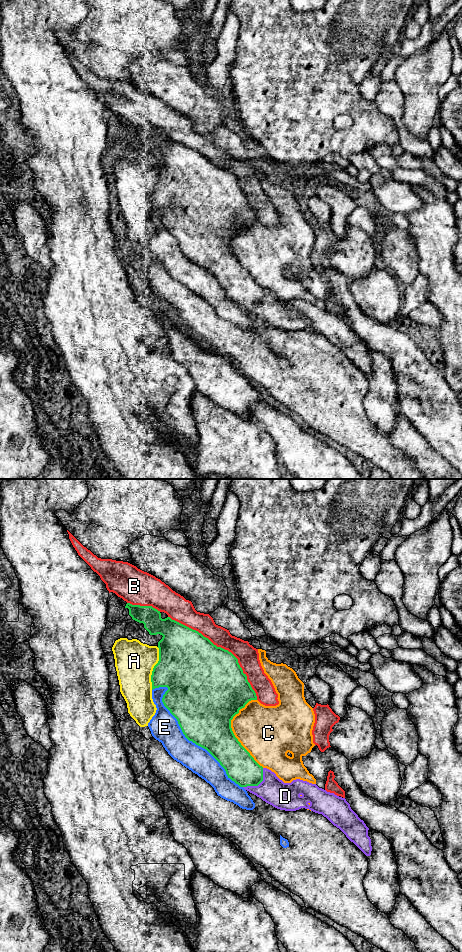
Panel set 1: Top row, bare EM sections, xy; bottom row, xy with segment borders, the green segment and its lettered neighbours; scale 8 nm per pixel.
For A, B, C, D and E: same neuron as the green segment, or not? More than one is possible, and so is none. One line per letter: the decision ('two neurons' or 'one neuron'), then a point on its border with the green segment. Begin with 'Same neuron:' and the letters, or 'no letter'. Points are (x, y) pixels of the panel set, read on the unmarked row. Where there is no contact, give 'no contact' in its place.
Same neuron: D
A: two neurons | xy (153, 188)
B: two neurons | xy (222, 168)
C: two neurons | xy (233, 253)
D: one neuron | xy (258, 304)
E: two neurons | xy (185, 256)

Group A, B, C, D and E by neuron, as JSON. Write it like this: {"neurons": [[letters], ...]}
{"neurons": [["A", "E"], ["B", "C"], ["D"]]}

